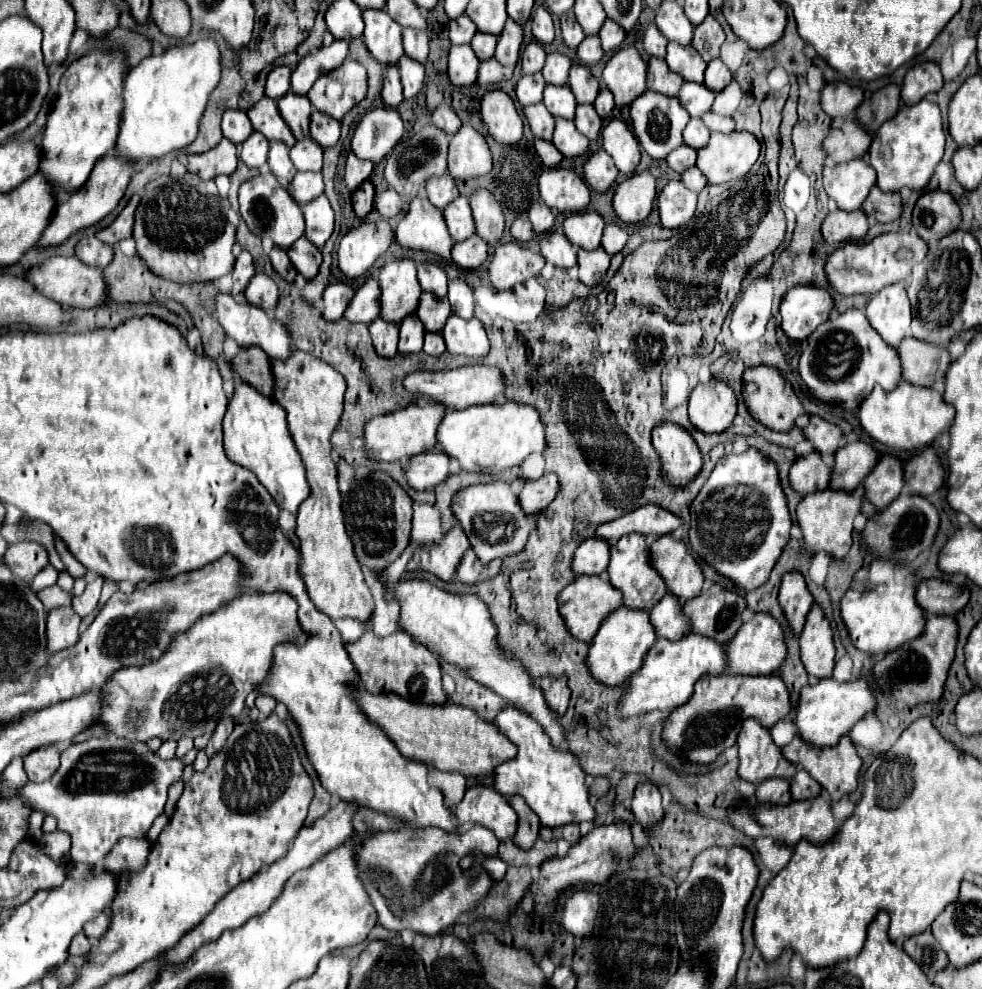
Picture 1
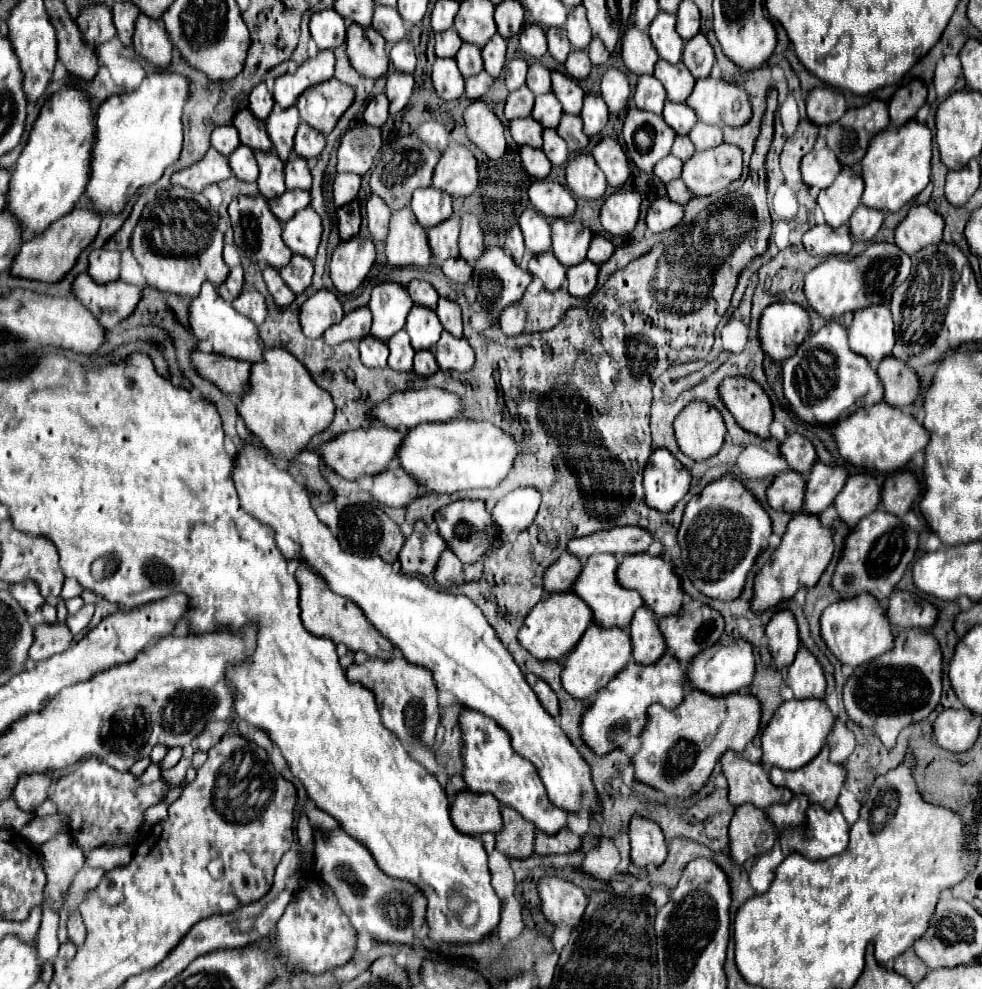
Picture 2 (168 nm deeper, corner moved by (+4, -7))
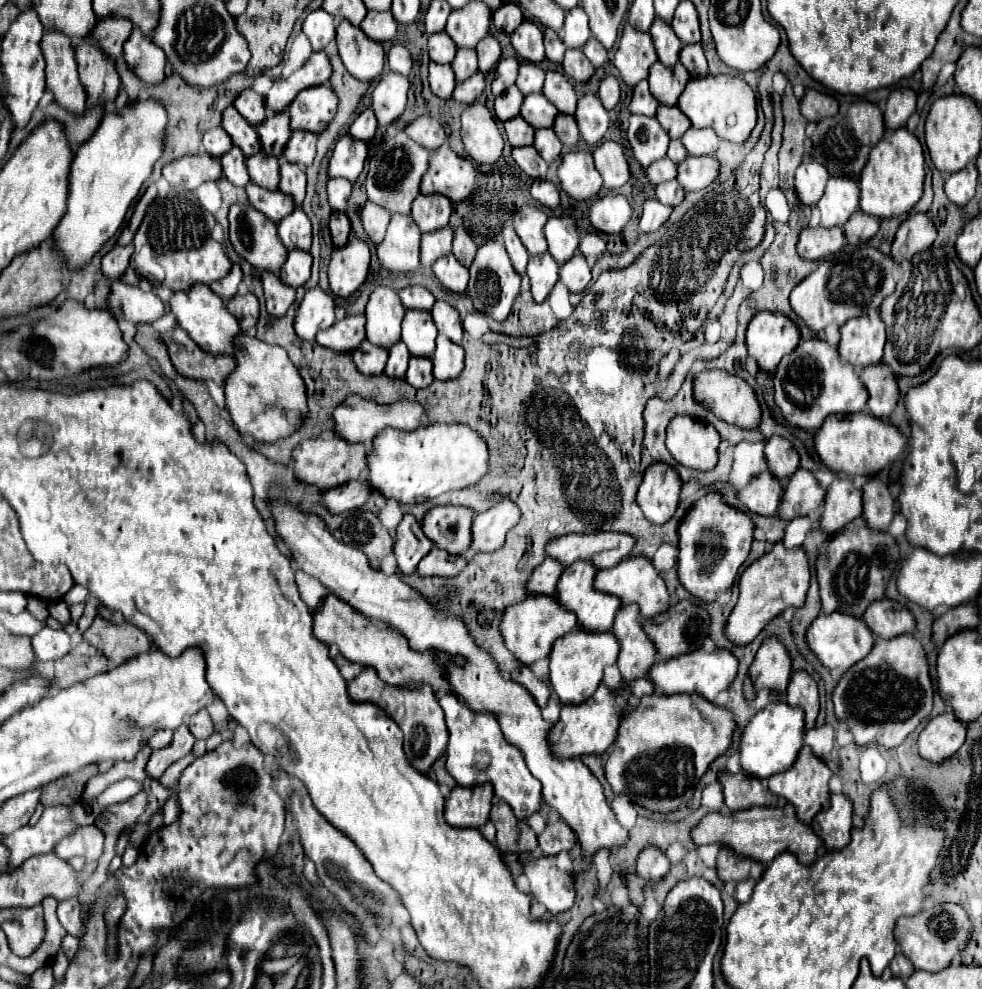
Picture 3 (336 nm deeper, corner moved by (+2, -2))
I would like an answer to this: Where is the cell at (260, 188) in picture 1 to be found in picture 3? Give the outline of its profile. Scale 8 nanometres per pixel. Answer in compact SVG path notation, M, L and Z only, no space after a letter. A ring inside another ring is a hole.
M234 204L230 208L228 218L230 218L230 242L236 254L242 256L256 270L270 270L278 274L282 264L286 262L286 248L282 246L282 242L278 242L276 224L270 222L264 214L258 214L258 210L252 210L250 204Z

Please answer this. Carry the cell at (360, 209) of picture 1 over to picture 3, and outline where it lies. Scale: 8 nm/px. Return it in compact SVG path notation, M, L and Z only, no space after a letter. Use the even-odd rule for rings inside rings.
M334 212L330 218L330 234L332 234L332 242L336 248L342 248L348 242L350 236L350 220L348 216L342 212Z

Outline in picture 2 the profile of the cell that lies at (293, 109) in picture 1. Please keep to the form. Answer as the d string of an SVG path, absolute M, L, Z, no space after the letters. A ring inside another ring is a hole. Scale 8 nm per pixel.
M296 107L276 109L266 119L266 131L282 161L288 161L288 157L294 149L294 135L296 135L300 123L302 123L302 119L300 119L300 113Z

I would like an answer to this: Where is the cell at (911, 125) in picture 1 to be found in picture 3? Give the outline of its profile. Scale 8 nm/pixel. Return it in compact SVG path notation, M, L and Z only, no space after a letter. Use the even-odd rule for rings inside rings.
M906 128L886 130L882 142L874 146L860 174L860 210L880 220L908 214L922 196L924 174L924 152L918 138Z

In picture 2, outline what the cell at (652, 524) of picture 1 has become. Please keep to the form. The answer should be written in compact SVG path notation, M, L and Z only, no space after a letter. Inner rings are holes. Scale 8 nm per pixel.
M624 525L608 531L598 531L580 539L572 539L568 543L568 551L578 559L588 559L594 553L612 553L616 557L624 557L626 553L644 553L654 541L652 533L644 527Z

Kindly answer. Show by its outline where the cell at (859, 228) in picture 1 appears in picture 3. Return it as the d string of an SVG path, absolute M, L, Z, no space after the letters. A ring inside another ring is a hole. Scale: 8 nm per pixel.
M804 228L796 244L798 254L806 260L824 260L836 254L844 244L844 234L840 228Z

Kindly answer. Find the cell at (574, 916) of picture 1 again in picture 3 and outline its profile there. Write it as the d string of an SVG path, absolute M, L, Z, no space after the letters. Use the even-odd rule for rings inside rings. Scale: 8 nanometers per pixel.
M542 856L536 860L524 860L524 874L530 880L532 898L546 906L550 914L560 914L574 904L572 876L556 868L554 856Z

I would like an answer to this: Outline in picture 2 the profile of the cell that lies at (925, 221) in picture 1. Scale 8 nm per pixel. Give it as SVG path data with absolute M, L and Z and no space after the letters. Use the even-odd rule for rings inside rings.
M912 205L908 215L900 221L894 237L902 251L914 255L926 245L940 243L942 231L944 219L940 213L932 211L928 205Z

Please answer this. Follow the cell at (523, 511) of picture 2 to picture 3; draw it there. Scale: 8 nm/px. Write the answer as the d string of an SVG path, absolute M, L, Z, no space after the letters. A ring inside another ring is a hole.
M502 500L490 510L476 514L470 528L472 530L470 550L476 554L496 552L504 544L506 532L518 522L518 518L520 518L520 510L510 500Z

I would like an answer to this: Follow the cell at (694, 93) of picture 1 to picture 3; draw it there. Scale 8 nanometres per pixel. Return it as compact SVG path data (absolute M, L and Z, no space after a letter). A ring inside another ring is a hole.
M658 106L656 118L670 138L680 138L690 128L690 120L676 106Z

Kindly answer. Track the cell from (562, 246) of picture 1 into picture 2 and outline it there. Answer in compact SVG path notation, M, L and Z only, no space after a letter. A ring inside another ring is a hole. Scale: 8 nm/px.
M552 251L532 255L528 261L528 271L534 277L540 277L544 281L544 287L550 291L560 289L566 281L566 267L554 257Z

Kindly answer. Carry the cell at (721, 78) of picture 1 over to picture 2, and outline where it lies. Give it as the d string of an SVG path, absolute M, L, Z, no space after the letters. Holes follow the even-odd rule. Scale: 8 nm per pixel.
M698 79L686 101L700 121L712 125L740 125L748 121L750 103L744 89L722 79Z

